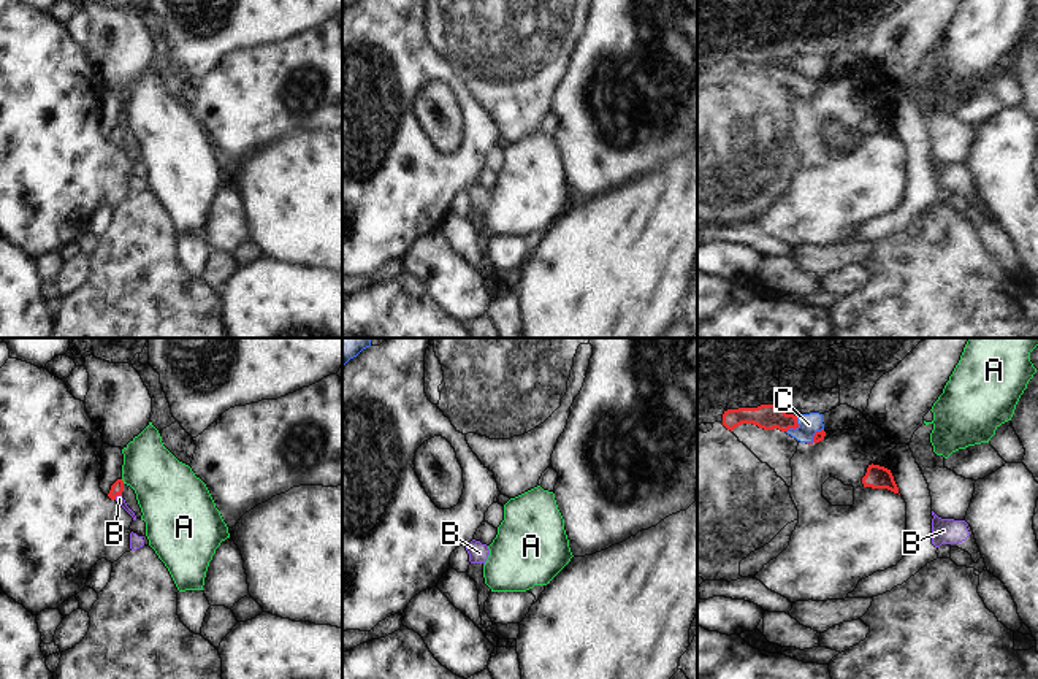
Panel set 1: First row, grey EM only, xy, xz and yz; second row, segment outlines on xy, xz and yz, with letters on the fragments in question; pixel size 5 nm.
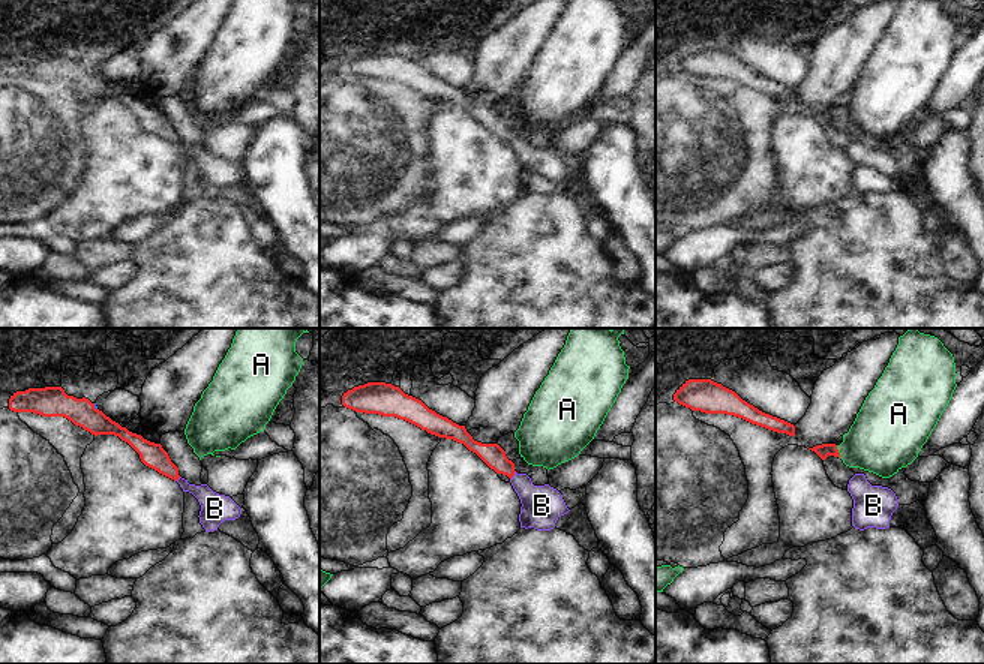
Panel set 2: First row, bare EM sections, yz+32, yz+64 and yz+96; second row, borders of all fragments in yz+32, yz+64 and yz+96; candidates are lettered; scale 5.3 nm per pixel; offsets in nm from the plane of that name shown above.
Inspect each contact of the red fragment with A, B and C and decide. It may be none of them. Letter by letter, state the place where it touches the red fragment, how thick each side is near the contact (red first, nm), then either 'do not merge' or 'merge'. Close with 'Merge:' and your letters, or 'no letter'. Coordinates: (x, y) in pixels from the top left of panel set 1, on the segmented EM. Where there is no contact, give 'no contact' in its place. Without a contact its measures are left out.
A: xy (122, 481) | 60/320 nm | do not merge
B: xy (118, 494) | 60/40 nm | merge
C: yz (796, 427) | 130/110 nm | do not merge
Merge: B

